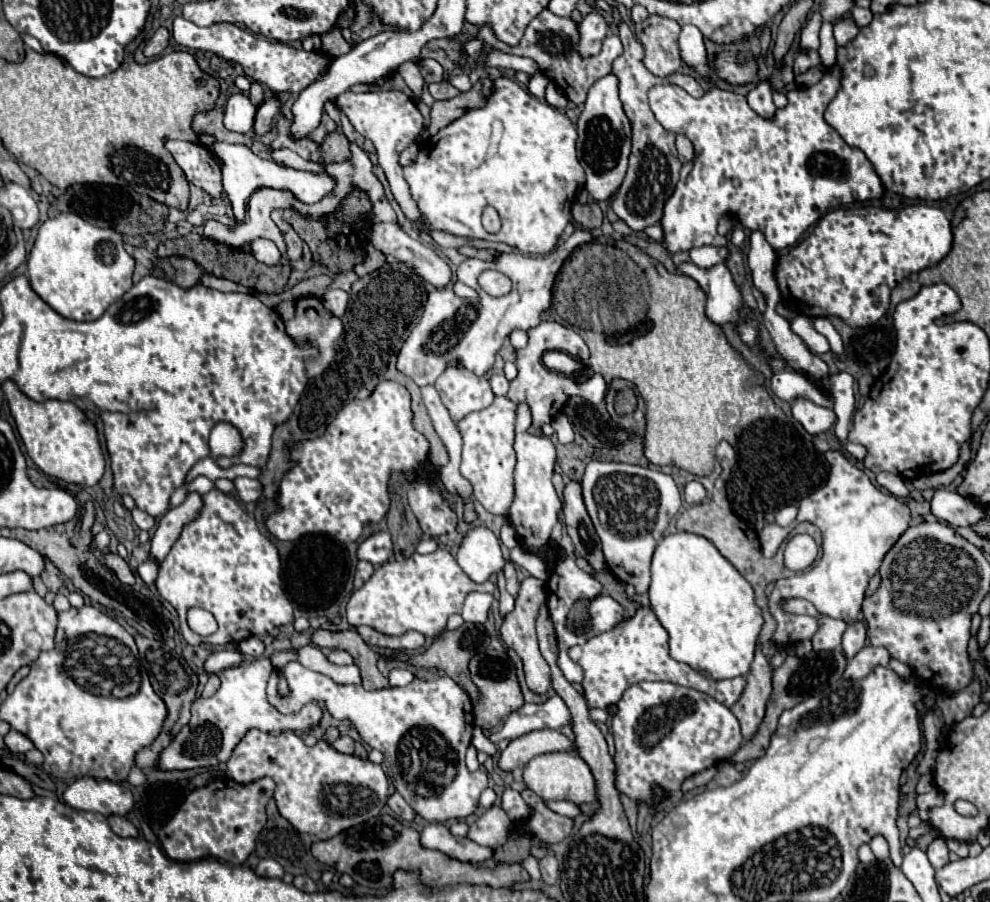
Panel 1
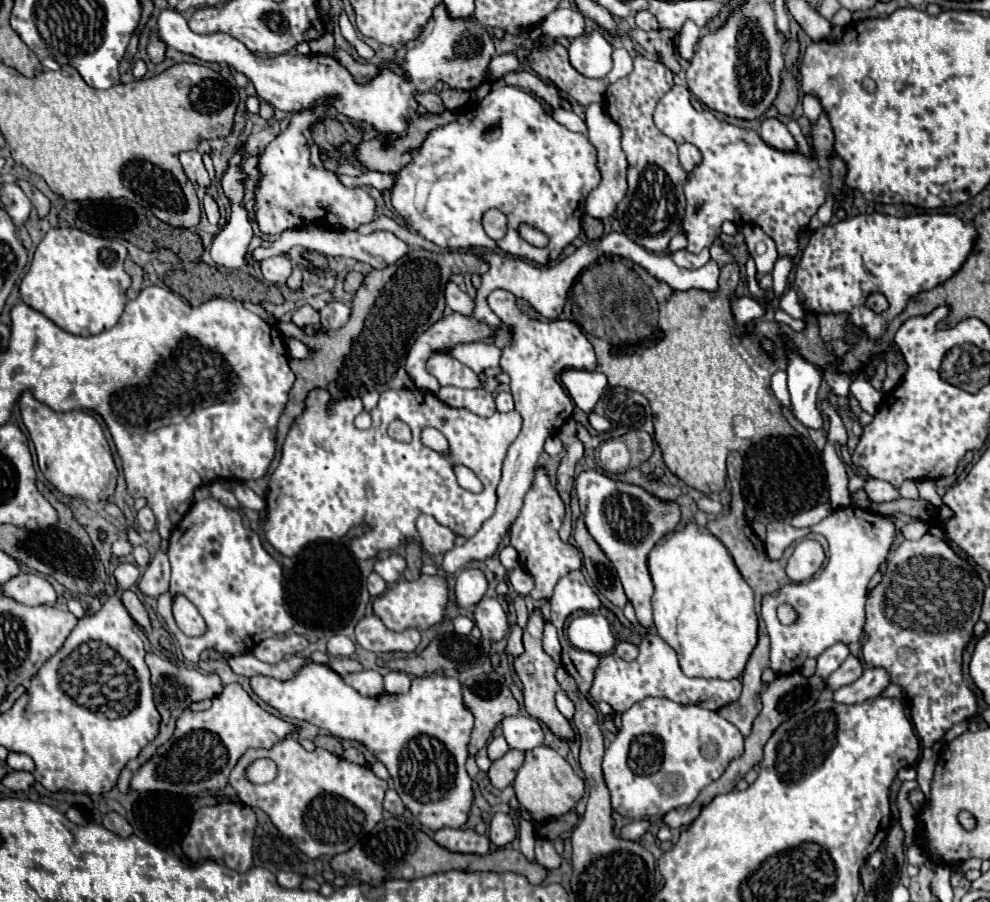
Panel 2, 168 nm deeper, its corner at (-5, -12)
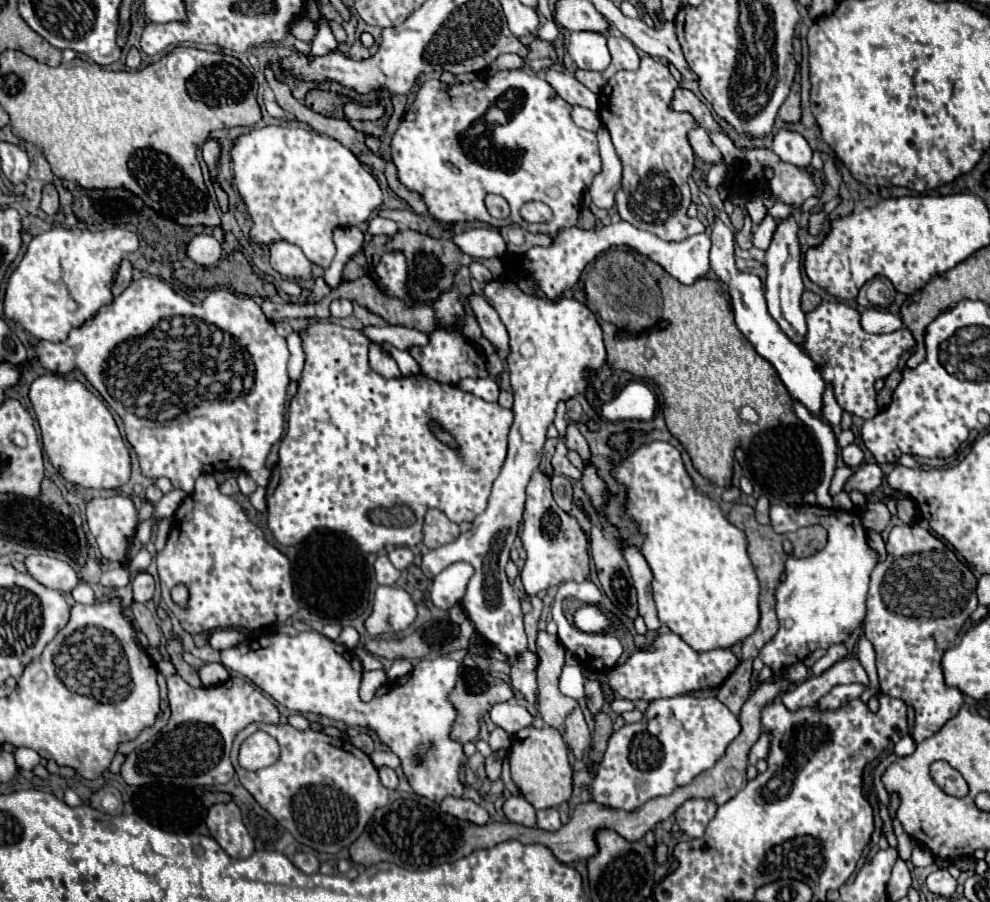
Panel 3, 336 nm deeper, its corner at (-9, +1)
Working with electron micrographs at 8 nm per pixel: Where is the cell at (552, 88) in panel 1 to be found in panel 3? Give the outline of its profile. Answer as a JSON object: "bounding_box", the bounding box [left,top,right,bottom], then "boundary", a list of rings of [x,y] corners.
{"bounding_box":[489,53,523,75],"boundary":[[[505,53],[505,55],[499,55],[491,65],[489,65],[489,75],[495,75],[497,71],[503,71],[503,69],[519,69],[523,65],[523,59],[519,55],[513,55],[513,53]]]}

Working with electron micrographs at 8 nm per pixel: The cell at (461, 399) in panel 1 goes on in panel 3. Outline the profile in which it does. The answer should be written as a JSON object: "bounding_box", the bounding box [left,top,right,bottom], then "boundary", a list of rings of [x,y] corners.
{"bounding_box":[459,377,499,401],"boundary":[[[485,377],[485,379],[463,379],[459,383],[459,389],[477,395],[483,401],[497,401],[497,397],[499,397],[499,385],[491,377]]]}

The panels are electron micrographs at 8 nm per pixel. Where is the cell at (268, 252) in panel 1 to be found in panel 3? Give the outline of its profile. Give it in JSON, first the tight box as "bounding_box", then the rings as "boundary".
{"bounding_box":[271,241,311,279],"boundary":[[[287,241],[273,243],[271,247],[271,267],[289,279],[311,279],[311,261],[303,255],[299,247]]]}

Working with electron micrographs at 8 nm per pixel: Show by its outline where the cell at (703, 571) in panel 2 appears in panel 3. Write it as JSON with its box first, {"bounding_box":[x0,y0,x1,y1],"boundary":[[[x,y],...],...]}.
{"bounding_box":[611,441,759,651],"boundary":[[[665,441],[641,443],[633,453],[611,461],[611,475],[625,487],[623,513],[639,525],[639,533],[645,537],[641,553],[653,571],[651,587],[661,623],[695,651],[733,647],[751,635],[759,625],[759,581],[747,555],[747,537],[727,521],[717,501],[697,493],[679,449]]]}

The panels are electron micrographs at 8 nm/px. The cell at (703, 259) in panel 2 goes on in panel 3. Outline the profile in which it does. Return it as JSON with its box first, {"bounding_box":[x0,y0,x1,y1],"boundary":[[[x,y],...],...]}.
{"bounding_box":[599,57,705,239],"boundary":[[[643,57],[637,71],[619,71],[615,73],[607,85],[599,93],[599,119],[607,127],[613,147],[623,163],[623,179],[621,189],[615,193],[617,213],[623,221],[631,223],[637,229],[651,231],[661,239],[685,239],[687,235],[703,233],[705,227],[697,217],[689,217],[687,209],[691,205],[691,191],[687,179],[693,173],[695,155],[689,145],[687,133],[697,125],[691,113],[673,111],[673,91],[679,83],[673,79],[669,69],[653,57]]]}

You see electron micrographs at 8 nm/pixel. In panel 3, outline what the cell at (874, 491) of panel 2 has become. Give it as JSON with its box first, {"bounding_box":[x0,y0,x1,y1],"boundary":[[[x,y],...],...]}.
{"bounding_box":[843,465,883,495],"boundary":[[[861,465],[853,471],[853,475],[847,479],[843,491],[859,491],[863,495],[869,495],[871,491],[875,491],[881,483],[883,483],[883,471],[879,469],[879,465]]]}

